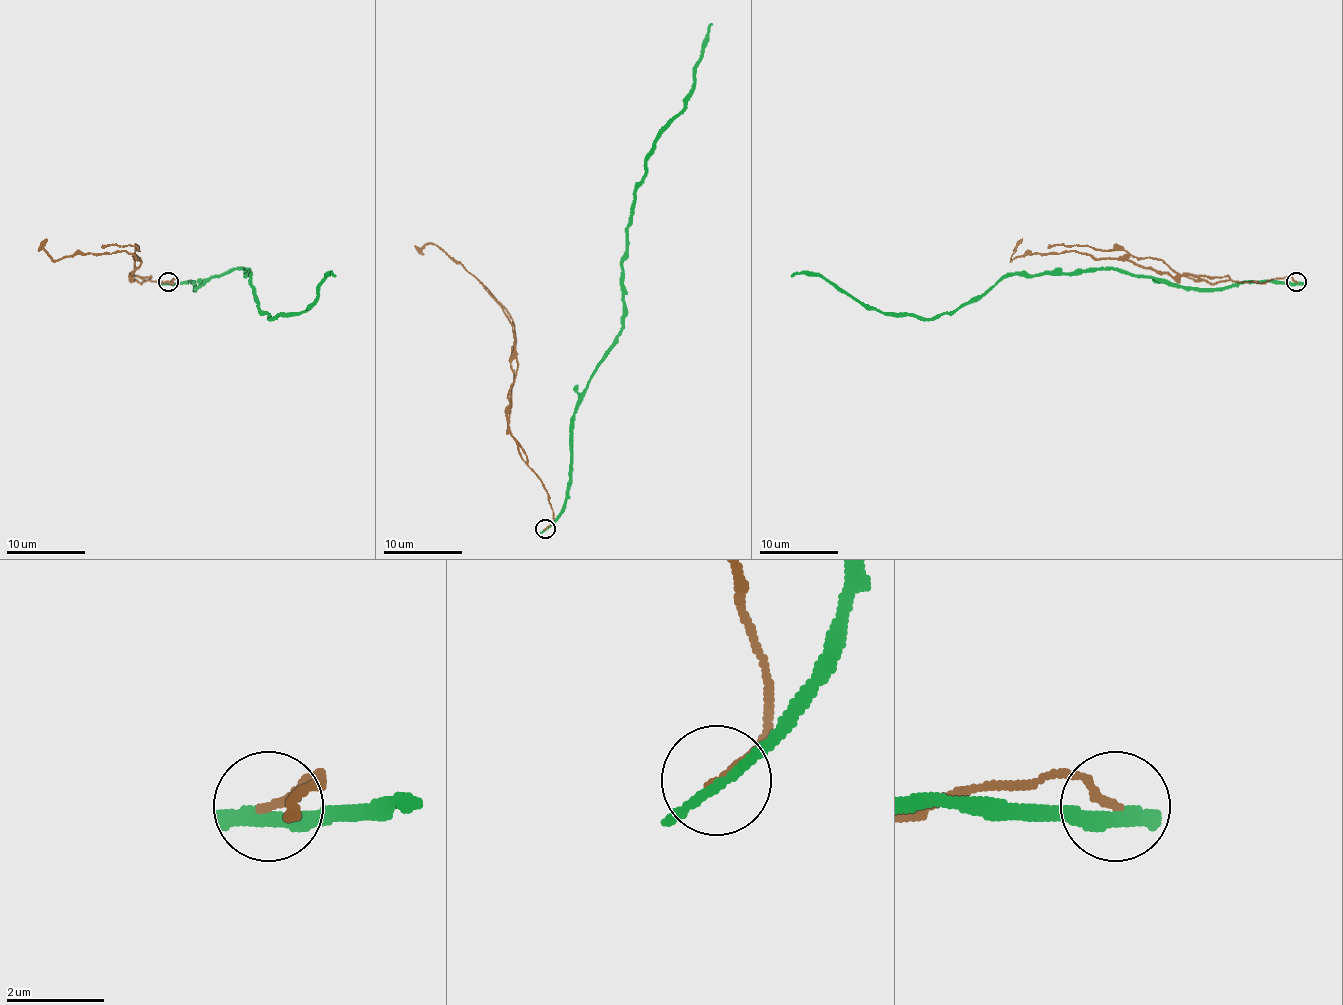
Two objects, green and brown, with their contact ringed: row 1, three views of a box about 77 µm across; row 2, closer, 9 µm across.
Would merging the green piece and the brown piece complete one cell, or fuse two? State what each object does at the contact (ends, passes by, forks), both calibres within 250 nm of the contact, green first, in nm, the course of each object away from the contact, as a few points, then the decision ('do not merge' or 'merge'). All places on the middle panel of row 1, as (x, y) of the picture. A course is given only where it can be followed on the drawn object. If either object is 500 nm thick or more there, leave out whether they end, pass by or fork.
green passes by; brown ends there; 240 nm thick on the green side, 150 nm on the other; green runs (544, 528), (566, 499), (572, 416), (621, 327), (625, 238), (645, 155), (657, 133), (684, 106), (712, 23); brown runs (544, 528), (552, 522), (548, 493), (507, 414), (513, 325), (461, 264), (434, 244), (424, 254); do not merge

